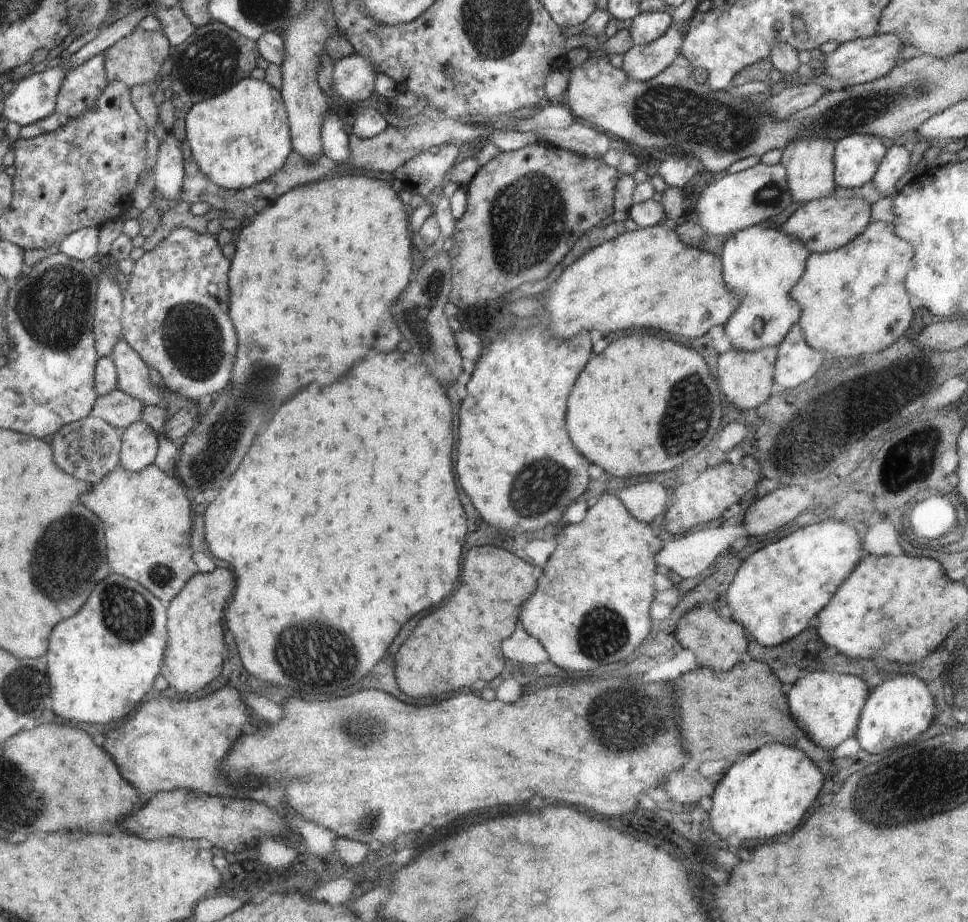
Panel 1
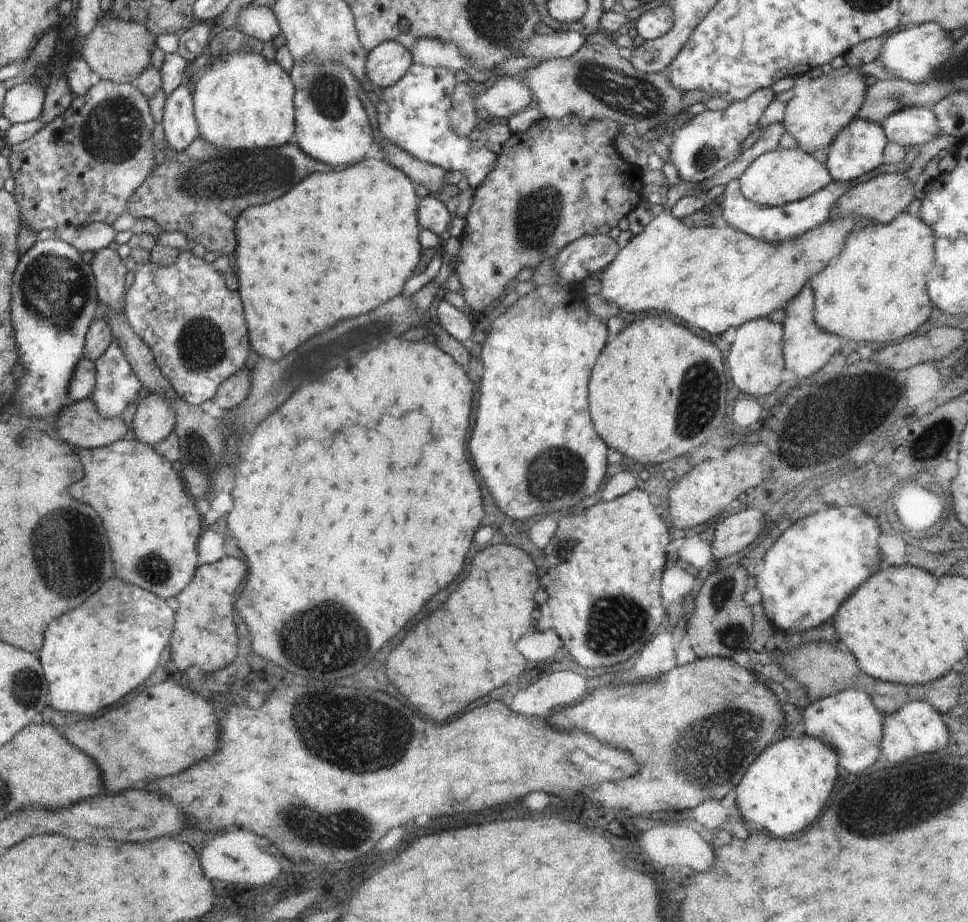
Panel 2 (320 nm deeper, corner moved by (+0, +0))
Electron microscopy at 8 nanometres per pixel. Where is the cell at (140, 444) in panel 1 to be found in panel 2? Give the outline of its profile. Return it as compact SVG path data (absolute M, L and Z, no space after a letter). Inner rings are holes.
M150 393L139 403L130 424L130 435L140 443L158 445L177 425L176 406L168 397Z

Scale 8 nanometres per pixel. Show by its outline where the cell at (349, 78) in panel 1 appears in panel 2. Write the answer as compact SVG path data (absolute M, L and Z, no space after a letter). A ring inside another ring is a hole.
M384 41L368 52L367 75L380 88L396 84L413 63L412 53L399 42Z

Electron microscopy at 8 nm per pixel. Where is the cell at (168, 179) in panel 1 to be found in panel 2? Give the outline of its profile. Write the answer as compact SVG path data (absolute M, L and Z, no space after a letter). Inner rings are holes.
M182 84L167 96L162 119L165 140L173 149L183 151L198 136L194 115L192 94Z

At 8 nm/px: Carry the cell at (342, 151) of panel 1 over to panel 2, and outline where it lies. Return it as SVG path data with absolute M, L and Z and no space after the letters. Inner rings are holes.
M334 59L295 61L291 72L296 85L295 144L317 161L333 166L346 166L364 160L372 146L372 128L368 114L358 97L359 80L344 64Z

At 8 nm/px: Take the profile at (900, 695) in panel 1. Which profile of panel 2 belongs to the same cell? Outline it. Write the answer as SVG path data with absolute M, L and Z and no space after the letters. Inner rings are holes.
M910 701L891 715L883 715L883 739L881 754L892 764L906 762L918 754L938 752L946 744L950 744L948 727L942 721L942 714L933 706L922 701Z

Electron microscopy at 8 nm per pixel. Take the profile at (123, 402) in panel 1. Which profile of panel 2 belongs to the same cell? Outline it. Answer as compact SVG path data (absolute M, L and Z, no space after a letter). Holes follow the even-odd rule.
M91 398L68 402L59 413L55 414L55 417L47 421L50 426L48 433L58 436L70 446L77 446L78 449L105 447L130 435L130 426L124 425L121 418L108 418L101 415Z

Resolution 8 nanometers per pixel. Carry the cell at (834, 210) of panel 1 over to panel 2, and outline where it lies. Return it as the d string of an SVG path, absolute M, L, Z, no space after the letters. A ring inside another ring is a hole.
M882 173L867 182L850 187L832 207L830 219L856 217L888 224L896 216L905 212L905 208L914 200L913 180L906 173Z

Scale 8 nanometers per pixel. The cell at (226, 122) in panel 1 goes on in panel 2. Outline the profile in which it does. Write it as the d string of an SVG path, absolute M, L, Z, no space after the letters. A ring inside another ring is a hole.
M232 51L201 71L195 84L195 115L200 136L226 150L267 149L288 144L294 136L294 86L280 63L265 59L256 51Z

